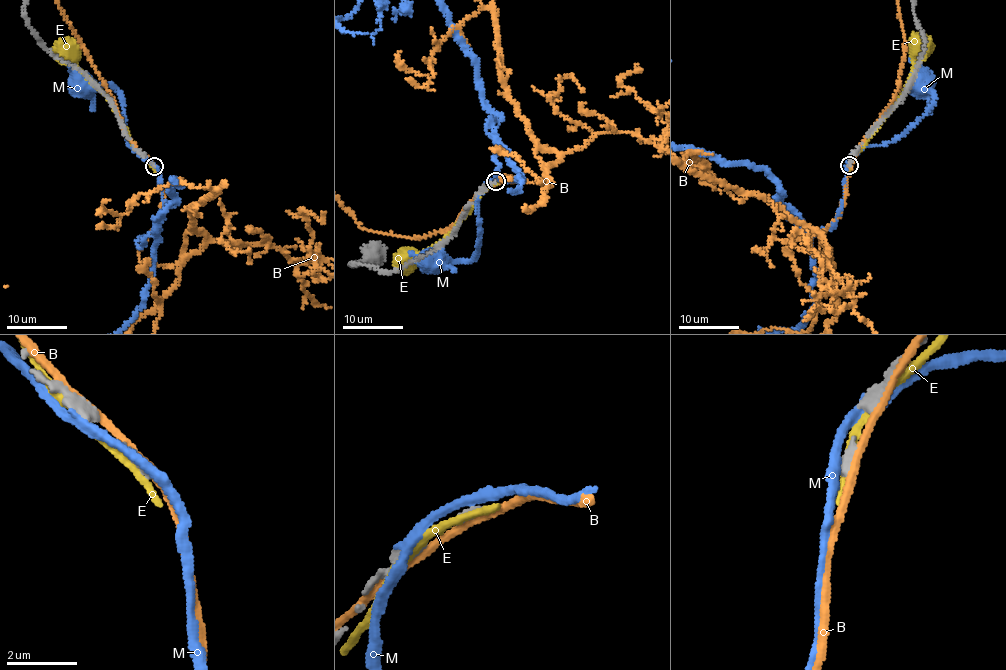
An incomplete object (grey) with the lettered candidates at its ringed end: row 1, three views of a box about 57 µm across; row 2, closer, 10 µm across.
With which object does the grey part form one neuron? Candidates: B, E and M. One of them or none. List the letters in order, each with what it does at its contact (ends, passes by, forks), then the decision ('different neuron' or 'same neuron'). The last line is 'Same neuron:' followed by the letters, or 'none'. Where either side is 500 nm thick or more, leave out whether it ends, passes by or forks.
B: it passes by; different neuron
E: it passes by; different neuron
M: it passes by; different neuron
Same neuron: none

